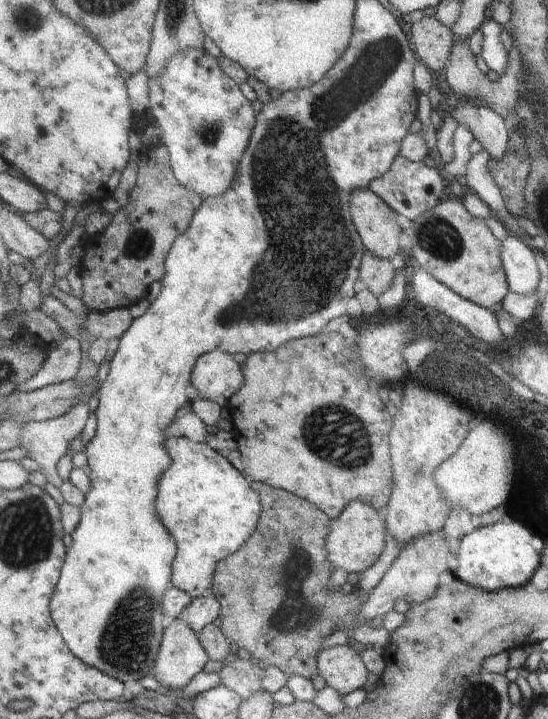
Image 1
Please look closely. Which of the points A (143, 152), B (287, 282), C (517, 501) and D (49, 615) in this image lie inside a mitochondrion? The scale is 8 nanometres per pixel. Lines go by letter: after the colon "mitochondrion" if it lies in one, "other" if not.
A: other
B: mitochondrion
C: other
D: other

